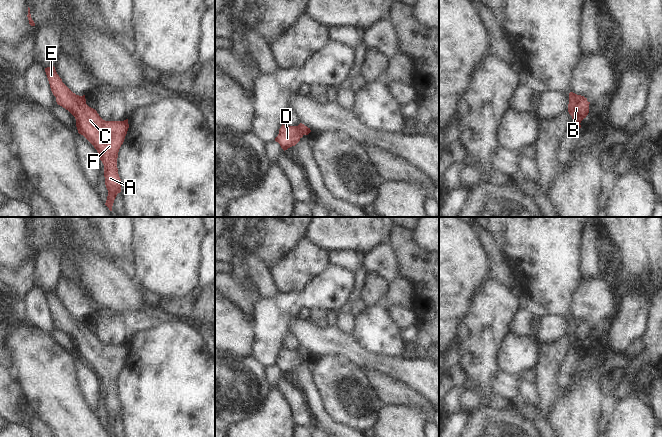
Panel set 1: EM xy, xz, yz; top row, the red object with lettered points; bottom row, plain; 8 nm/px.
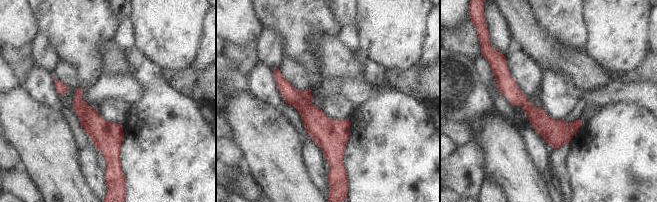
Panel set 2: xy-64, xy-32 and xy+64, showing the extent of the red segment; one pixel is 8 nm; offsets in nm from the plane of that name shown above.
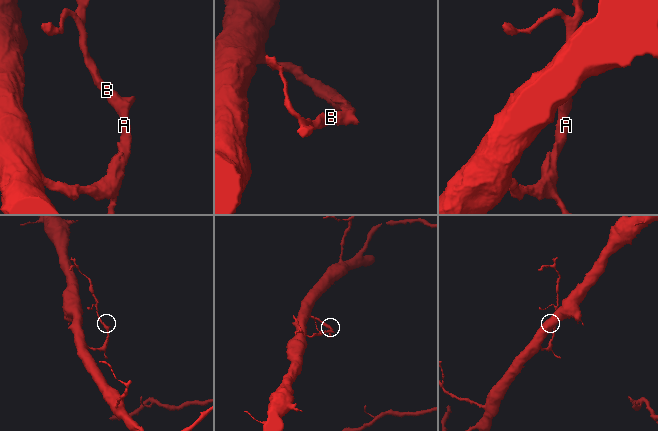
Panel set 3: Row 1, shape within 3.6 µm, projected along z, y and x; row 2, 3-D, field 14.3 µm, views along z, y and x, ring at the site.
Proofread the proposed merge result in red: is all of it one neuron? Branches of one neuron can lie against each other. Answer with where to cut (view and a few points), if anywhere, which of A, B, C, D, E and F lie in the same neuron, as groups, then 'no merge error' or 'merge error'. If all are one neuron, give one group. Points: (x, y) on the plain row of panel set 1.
no cut | A B C D E F | no merge error

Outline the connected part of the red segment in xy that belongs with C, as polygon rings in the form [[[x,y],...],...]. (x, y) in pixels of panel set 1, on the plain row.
[[[54,290],[45,292],[45,296],[57,328],[75,341],[78,357],[94,370],[100,380],[104,389],[105,409],[108,414],[105,429],[112,435],[114,424],[121,416],[117,382],[129,352],[128,343],[124,345],[103,344],[95,333],[86,328],[85,319],[76,319],[62,306]]]

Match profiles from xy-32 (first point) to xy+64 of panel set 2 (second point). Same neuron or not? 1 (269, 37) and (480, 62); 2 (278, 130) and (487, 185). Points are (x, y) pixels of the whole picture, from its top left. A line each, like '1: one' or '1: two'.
1: two
2: two

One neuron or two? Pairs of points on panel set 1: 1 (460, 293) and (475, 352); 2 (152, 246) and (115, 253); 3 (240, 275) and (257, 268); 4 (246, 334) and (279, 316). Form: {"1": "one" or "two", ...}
{"1": "two", "2": "two", "3": "two", "4": "two"}

